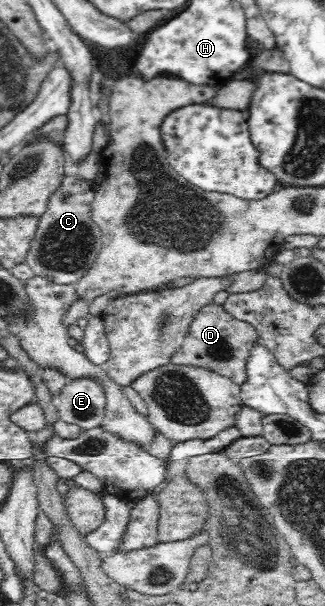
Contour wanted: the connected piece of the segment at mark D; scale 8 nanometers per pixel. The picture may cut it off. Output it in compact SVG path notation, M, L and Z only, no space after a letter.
M208 303L193 316L184 344L173 355L171 363L208 369L242 386L247 379L246 363L257 340L256 330L250 323L234 318L223 305Z

